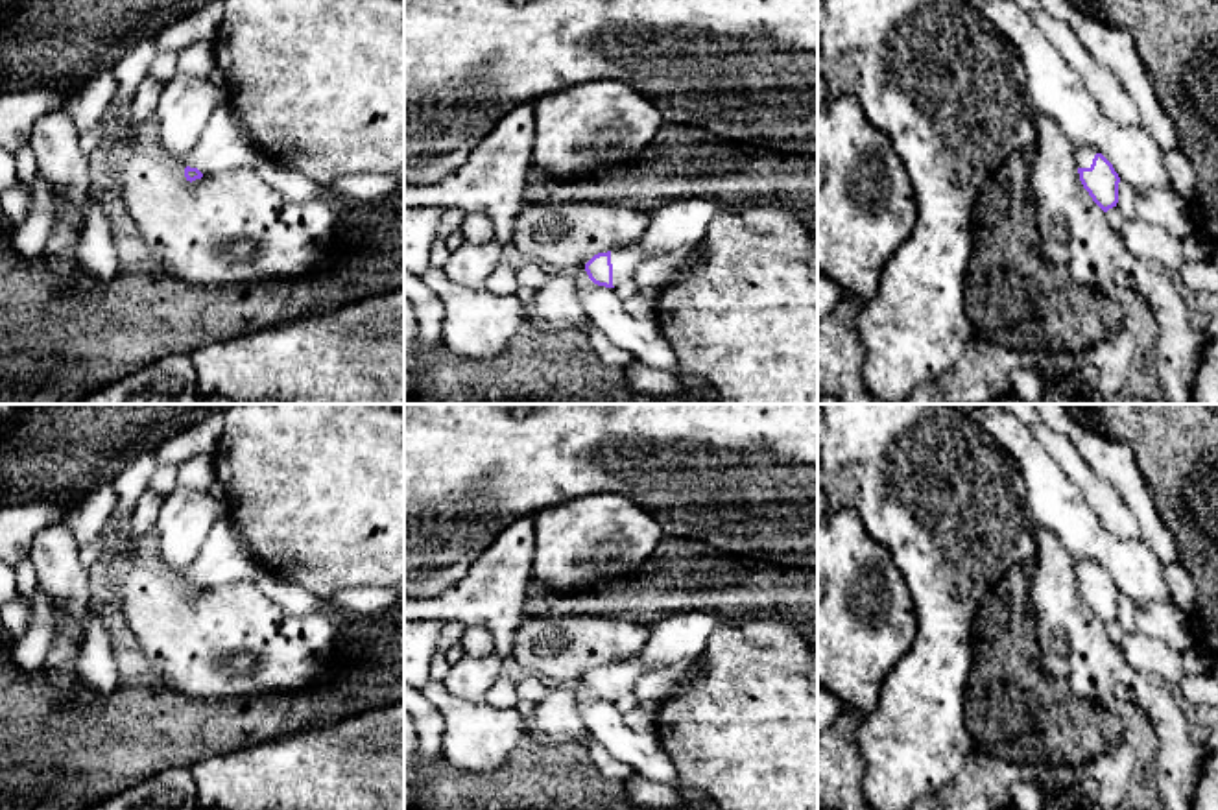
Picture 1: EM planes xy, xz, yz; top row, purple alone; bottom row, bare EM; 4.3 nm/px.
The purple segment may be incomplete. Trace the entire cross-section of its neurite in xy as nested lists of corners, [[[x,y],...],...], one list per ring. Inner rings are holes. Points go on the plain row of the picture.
[[[229,515],[218,518],[194,563],[185,570],[186,594],[216,587],[244,587],[271,572],[257,557],[247,531]]]

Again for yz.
[[[1089,559],[1076,561],[1076,578],[1083,602],[1093,614],[1107,625],[1118,616],[1120,590],[1113,578],[1096,563]]]

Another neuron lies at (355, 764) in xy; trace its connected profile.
[[[404,699],[190,768],[201,810],[404,810]]]

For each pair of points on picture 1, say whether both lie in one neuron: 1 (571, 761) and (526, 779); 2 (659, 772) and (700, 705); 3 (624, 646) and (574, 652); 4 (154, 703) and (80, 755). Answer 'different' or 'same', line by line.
1: same
2: different
3: same
4: same

